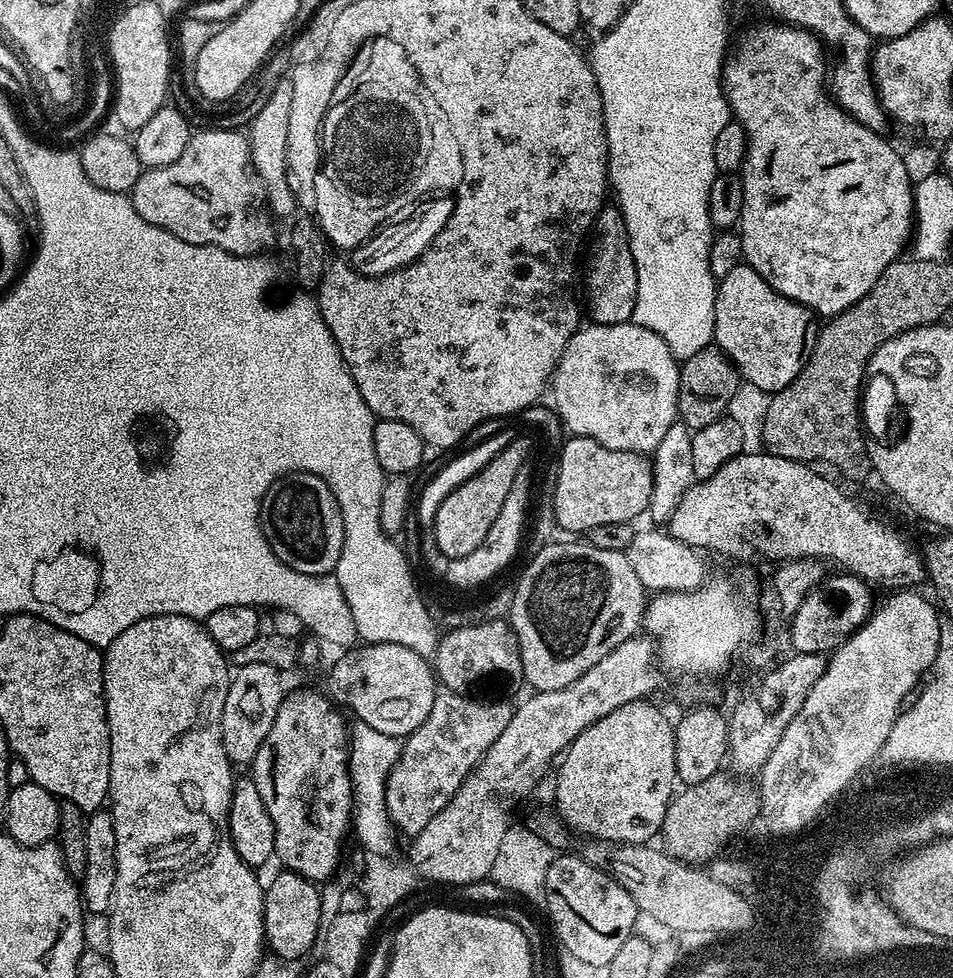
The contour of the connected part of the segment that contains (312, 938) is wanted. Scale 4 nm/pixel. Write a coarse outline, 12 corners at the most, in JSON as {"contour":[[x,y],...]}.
{"contour":[[289,870],[264,891],[269,949],[297,961],[322,923],[321,891]]}

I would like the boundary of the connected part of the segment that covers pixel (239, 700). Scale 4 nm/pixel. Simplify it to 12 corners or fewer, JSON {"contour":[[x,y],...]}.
{"contour":[[242,665],[222,706],[222,746],[251,765],[286,695],[280,670]]}

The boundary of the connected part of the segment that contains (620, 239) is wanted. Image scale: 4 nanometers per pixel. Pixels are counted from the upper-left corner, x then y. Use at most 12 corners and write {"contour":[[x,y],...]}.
{"contour":[[619,207],[594,225],[586,312],[626,324],[638,270]]}

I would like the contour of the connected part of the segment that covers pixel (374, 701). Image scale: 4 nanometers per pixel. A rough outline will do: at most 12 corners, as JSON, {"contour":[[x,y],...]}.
{"contour":[[361,645],[332,668],[327,695],[356,716],[384,714],[407,738],[438,694],[429,659]]}

